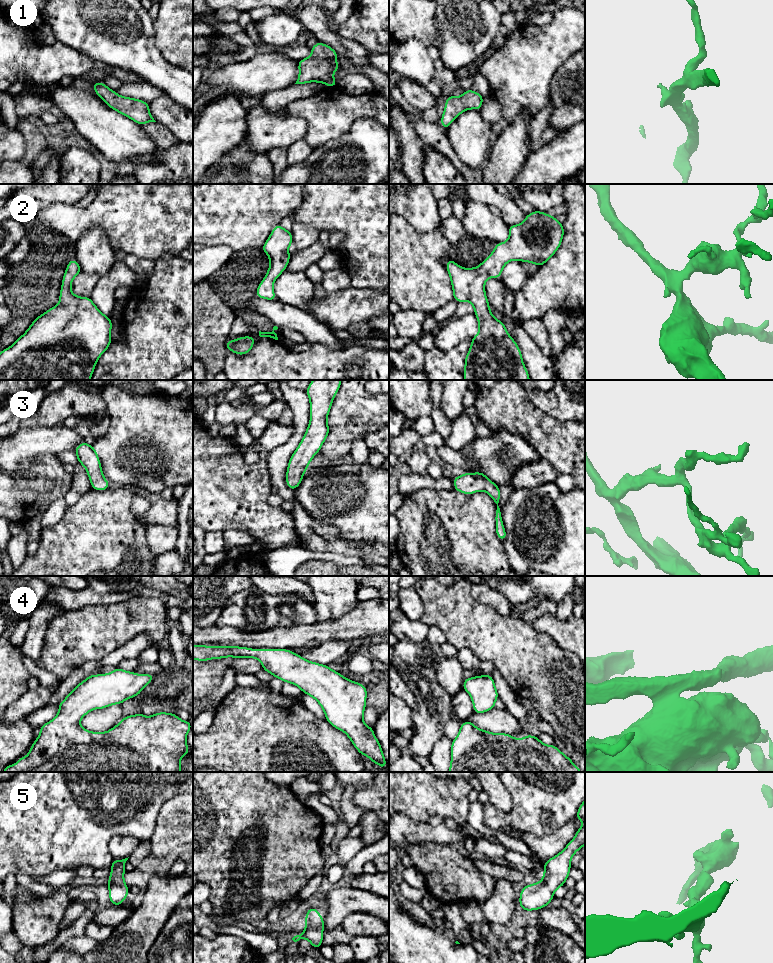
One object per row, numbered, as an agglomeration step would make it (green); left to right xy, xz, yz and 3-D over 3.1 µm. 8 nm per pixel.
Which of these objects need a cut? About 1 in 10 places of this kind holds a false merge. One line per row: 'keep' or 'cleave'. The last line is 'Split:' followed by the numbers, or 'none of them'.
1: keep
2: keep
3: keep
4: keep
5: keep
Split: none of them

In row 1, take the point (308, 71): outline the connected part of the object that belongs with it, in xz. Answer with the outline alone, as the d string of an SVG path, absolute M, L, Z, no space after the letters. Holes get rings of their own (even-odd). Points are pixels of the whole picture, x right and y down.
M318 41L311 48L311 56L298 61L299 76L295 84L318 82L336 87L337 80L332 74L340 69L337 56L333 48Z

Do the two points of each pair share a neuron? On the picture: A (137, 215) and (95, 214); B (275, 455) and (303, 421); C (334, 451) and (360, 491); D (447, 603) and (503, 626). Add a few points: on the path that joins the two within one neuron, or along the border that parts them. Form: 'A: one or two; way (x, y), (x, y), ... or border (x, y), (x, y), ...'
A: one; way (127, 214), (105, 214)
B: one; way (285, 450), (296, 439), (300, 431)
C: two; border (330, 463), (322, 466)
D: one; way (461, 617), (468, 624), (489, 626)

